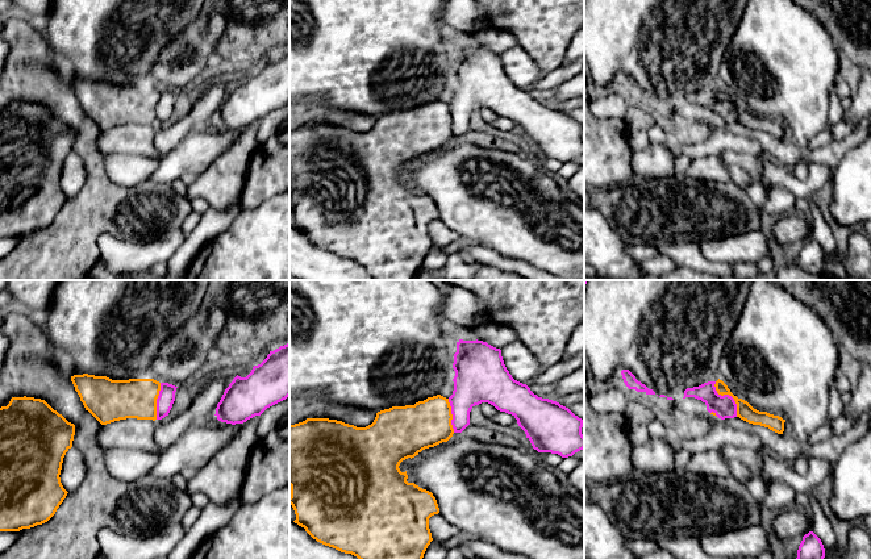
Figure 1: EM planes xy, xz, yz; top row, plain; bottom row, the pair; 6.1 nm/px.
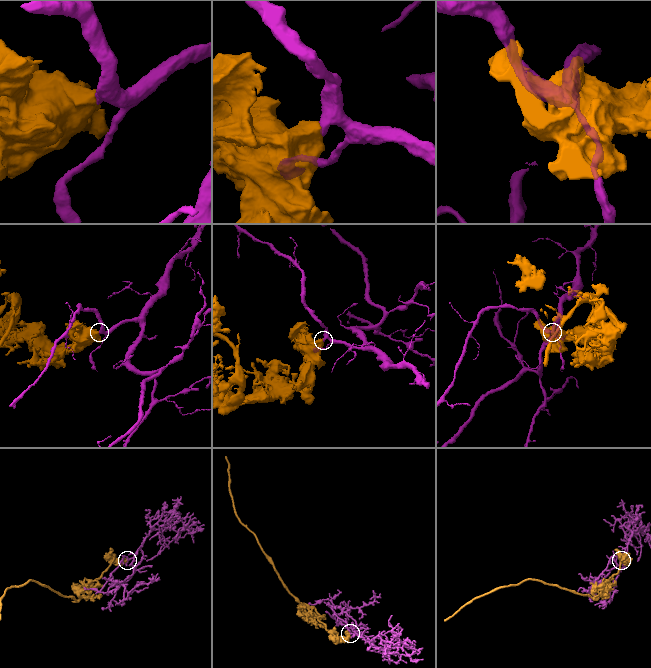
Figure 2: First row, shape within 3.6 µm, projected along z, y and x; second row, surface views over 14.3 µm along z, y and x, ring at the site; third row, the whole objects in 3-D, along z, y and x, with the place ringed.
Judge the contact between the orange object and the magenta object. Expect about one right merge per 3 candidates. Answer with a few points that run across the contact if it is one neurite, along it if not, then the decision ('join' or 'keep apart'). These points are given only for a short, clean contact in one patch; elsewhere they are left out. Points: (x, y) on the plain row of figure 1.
yz (715, 87), (719, 99), (733, 104), (737, 121) | keep apart

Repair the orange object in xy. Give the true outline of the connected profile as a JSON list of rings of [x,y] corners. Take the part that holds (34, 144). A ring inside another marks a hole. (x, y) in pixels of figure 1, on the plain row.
[[[12,103],[7,112],[0,113],[0,237],[20,237],[47,228],[67,201],[61,188],[61,175],[66,158],[72,153],[75,130],[54,116],[45,105],[34,103]]]

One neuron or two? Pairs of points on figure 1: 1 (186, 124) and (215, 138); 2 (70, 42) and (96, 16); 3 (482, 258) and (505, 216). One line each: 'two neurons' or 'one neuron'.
1: two neurons
2: one neuron
3: two neurons

